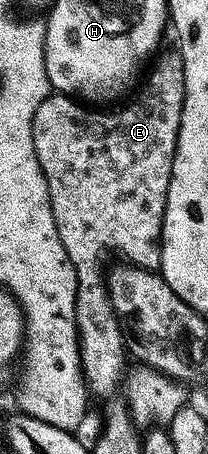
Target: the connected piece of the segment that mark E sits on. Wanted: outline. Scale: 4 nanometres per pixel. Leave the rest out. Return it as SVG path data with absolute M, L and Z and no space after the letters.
M178 50L164 52L153 61L154 69L152 64L150 77L149 72L145 77L147 80L142 88L142 97L135 104L127 103L122 106L127 108L110 112L114 110L95 110L73 96L51 94L40 110L36 110L34 119L36 158L48 182L56 230L60 230L60 242L64 242L64 250L68 250L68 258L78 275L76 318L78 339L82 346L82 375L86 378L91 397L98 399L99 396L102 400L117 394L128 372L128 336L110 301L104 268L102 272L102 258L109 252L115 252L122 256L118 258L136 268L158 272L162 266L162 231L186 101L186 64L182 60L182 53Z

